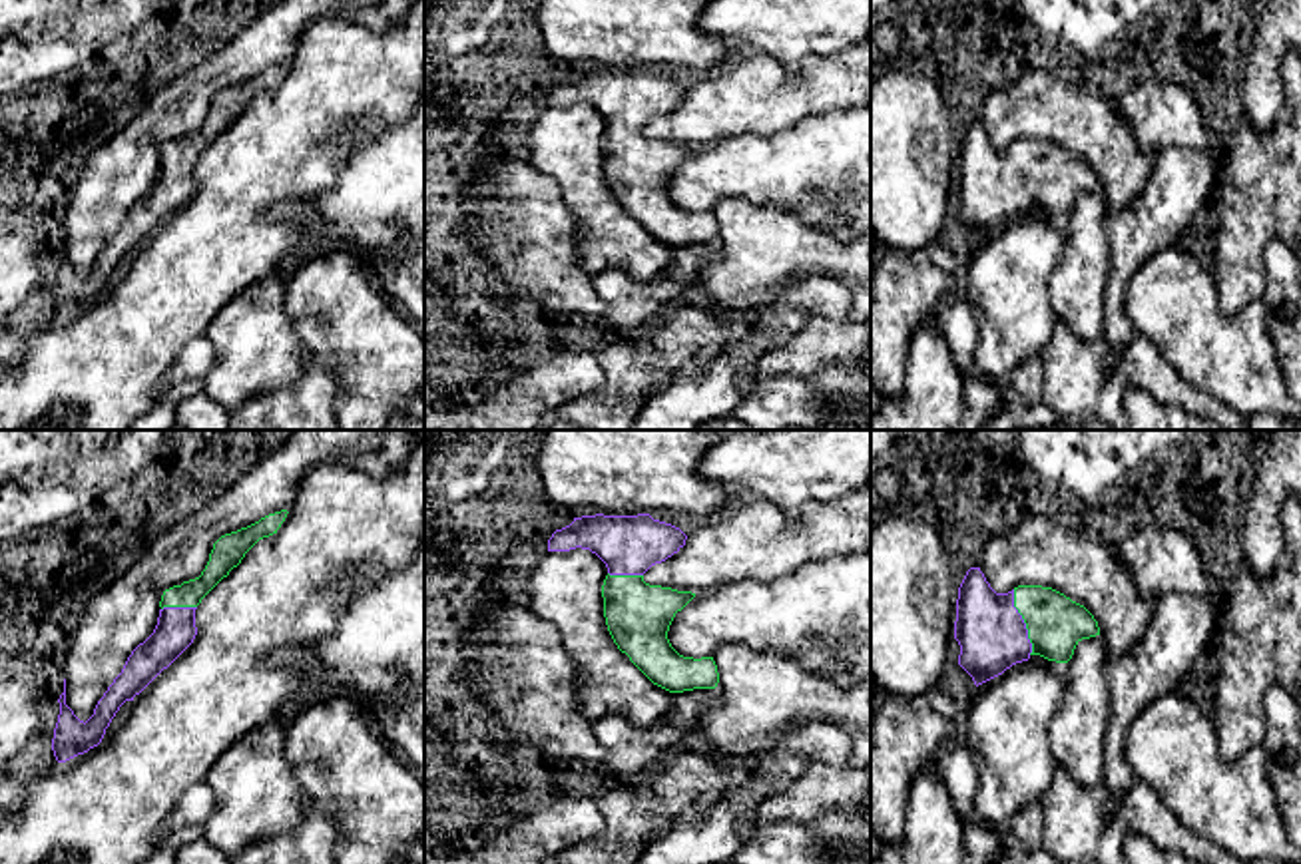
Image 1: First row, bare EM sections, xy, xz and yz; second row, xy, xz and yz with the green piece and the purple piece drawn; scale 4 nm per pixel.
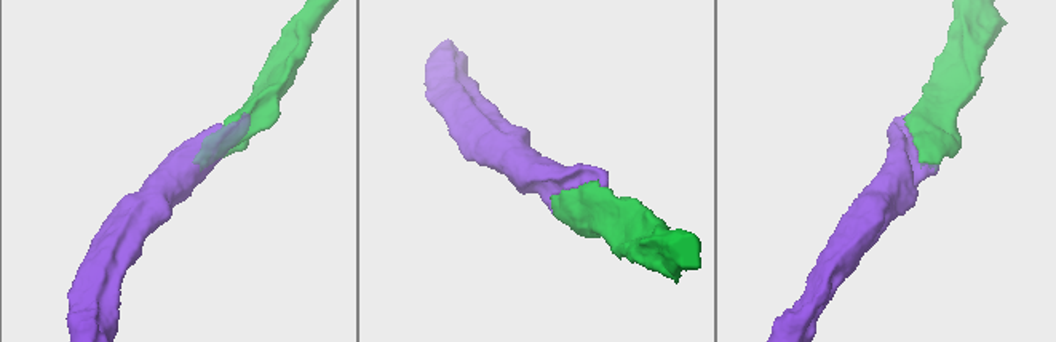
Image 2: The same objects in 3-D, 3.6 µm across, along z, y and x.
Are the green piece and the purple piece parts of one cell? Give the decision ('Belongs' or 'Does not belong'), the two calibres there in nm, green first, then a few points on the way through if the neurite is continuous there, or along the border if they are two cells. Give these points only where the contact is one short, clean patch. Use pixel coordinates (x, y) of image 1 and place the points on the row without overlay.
Belongs. Thickness 220 nm (green) against 280 nm

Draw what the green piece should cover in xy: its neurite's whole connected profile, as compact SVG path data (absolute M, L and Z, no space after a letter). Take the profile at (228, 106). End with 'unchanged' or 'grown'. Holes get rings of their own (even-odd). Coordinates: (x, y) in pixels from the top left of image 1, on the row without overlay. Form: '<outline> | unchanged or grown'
M287 64L269 68L259 76L241 82L237 86L221 90L209 108L209 115L199 131L183 135L181 139L173 139L163 145L159 155L159 171L153 187L139 197L131 209L128 211L122 227L114 233L108 241L104 251L98 255L94 269L84 277L80 275L74 265L66 259L66 233L64 233L64 247L60 249L60 269L54 283L52 305L58 317L66 317L78 309L88 307L90 303L98 301L110 281L112 273L120 265L126 255L133 255L163 223L167 223L195 193L195 163L201 153L223 133L229 129L233 121L241 117L245 108L263 92L277 88L281 78L287 72Z | grown

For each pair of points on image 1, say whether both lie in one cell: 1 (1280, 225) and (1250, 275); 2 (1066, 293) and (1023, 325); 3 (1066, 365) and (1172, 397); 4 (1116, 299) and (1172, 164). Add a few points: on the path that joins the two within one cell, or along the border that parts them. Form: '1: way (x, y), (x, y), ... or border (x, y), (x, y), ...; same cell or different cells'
1: way (1266, 233), (1250, 249), (1250, 261); same cell
2: border (1060, 257), (1050, 281), (1050, 301), (1056, 319); different cells
3: way (1092, 385), (1104, 389), (1124, 375), (1146, 375); same cell
4: way (1122, 265), (1132, 239), (1170, 198); same cell

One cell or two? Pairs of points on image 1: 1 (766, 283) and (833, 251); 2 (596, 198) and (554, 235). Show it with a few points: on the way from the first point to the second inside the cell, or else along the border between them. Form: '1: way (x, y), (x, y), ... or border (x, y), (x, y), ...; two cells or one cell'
1: way (781, 267), (795, 253), (817, 253); one cell
2: border (552, 176), (576, 219), (582, 263); two cells

